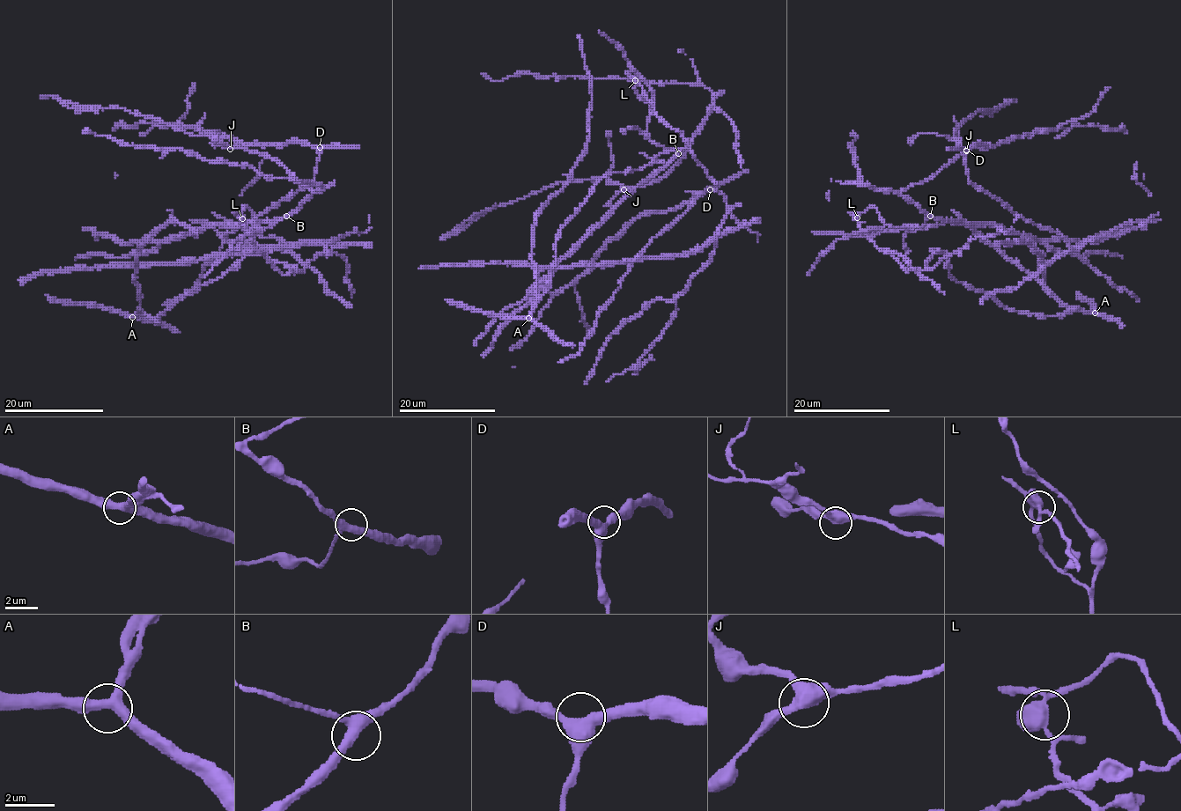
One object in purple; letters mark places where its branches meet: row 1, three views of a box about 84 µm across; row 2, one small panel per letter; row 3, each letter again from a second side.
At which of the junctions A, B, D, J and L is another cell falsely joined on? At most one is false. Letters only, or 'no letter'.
L

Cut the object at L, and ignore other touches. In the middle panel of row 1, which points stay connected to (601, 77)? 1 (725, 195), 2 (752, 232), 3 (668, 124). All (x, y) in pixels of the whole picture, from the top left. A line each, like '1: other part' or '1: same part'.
1: other part
2: other part
3: other part

